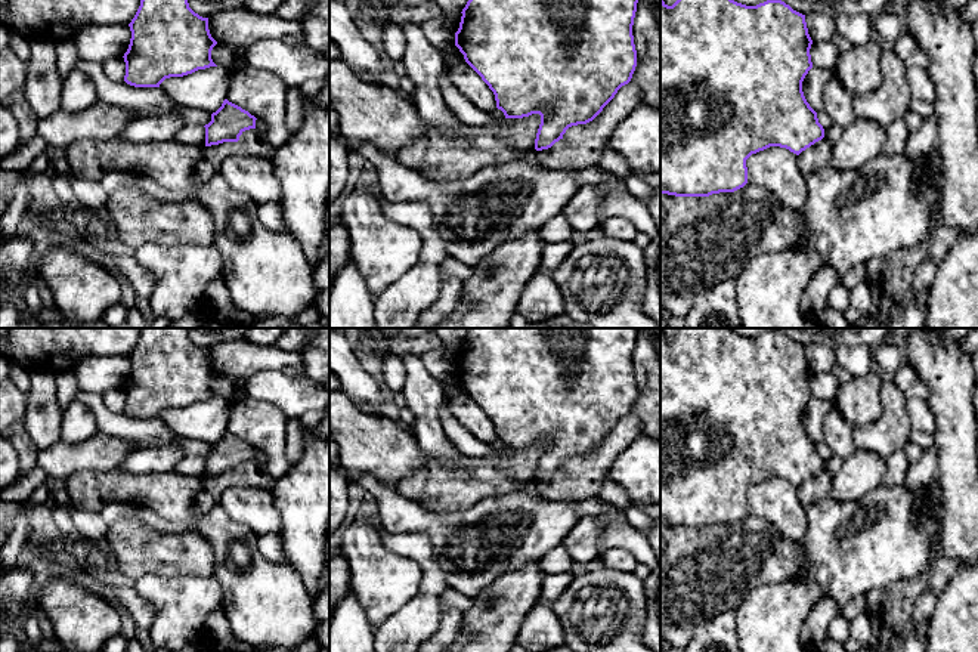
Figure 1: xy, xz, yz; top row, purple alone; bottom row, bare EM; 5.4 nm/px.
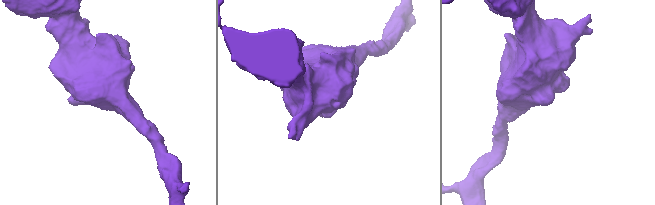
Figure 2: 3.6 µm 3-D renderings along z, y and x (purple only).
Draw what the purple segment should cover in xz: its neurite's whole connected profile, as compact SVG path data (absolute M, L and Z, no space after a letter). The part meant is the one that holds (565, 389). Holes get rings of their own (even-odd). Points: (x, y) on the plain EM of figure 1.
M470 328L461 343L459 359L455 364L455 377L464 386L465 393L493 423L496 439L504 444L505 449L523 449L532 445L541 446L535 480L542 482L563 470L569 458L592 452L615 429L618 421L631 412L637 398L637 381L632 367L637 334L638 328Z

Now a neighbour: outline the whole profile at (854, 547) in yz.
M900 483L879 486L854 501L826 498L807 506L808 529L801 540L805 568L798 580L818 584L821 599L835 603L842 615L848 602L863 600L869 591L885 588L894 581L926 577L932 565L938 523L932 517L914 520L923 494L925 489L910 491Z

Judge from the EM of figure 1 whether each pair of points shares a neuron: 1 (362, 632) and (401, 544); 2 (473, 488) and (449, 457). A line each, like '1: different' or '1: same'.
1: different
2: different

